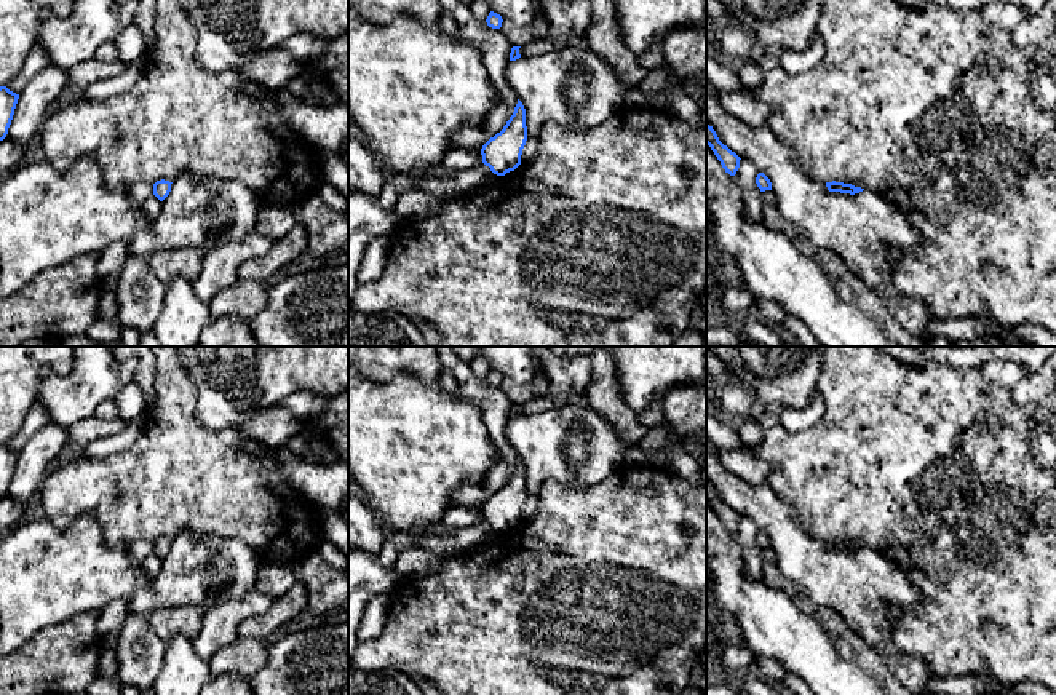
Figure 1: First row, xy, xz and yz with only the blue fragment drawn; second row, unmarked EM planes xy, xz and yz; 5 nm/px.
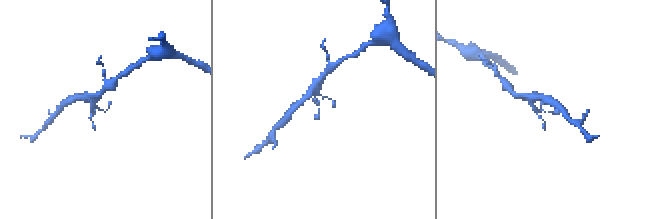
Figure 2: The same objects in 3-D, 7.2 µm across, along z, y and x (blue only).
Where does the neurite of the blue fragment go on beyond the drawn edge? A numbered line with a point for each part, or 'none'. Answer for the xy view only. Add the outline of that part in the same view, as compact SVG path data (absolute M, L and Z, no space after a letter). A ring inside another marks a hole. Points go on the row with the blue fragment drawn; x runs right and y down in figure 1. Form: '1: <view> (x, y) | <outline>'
none

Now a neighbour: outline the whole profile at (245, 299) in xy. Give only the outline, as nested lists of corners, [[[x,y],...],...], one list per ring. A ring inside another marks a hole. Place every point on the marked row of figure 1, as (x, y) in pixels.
[[[238,280],[236,284],[220,289],[209,304],[212,318],[233,315],[251,321],[268,302],[265,281]]]

